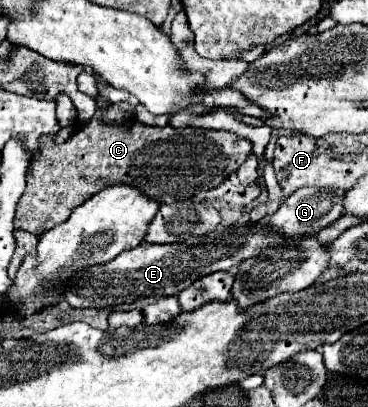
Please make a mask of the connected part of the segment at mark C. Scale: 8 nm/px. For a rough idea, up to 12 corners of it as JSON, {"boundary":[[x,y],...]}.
{"boundary":[[110,125],[40,137],[16,229],[42,235],[112,185],[160,205],[252,153],[230,131]]}

